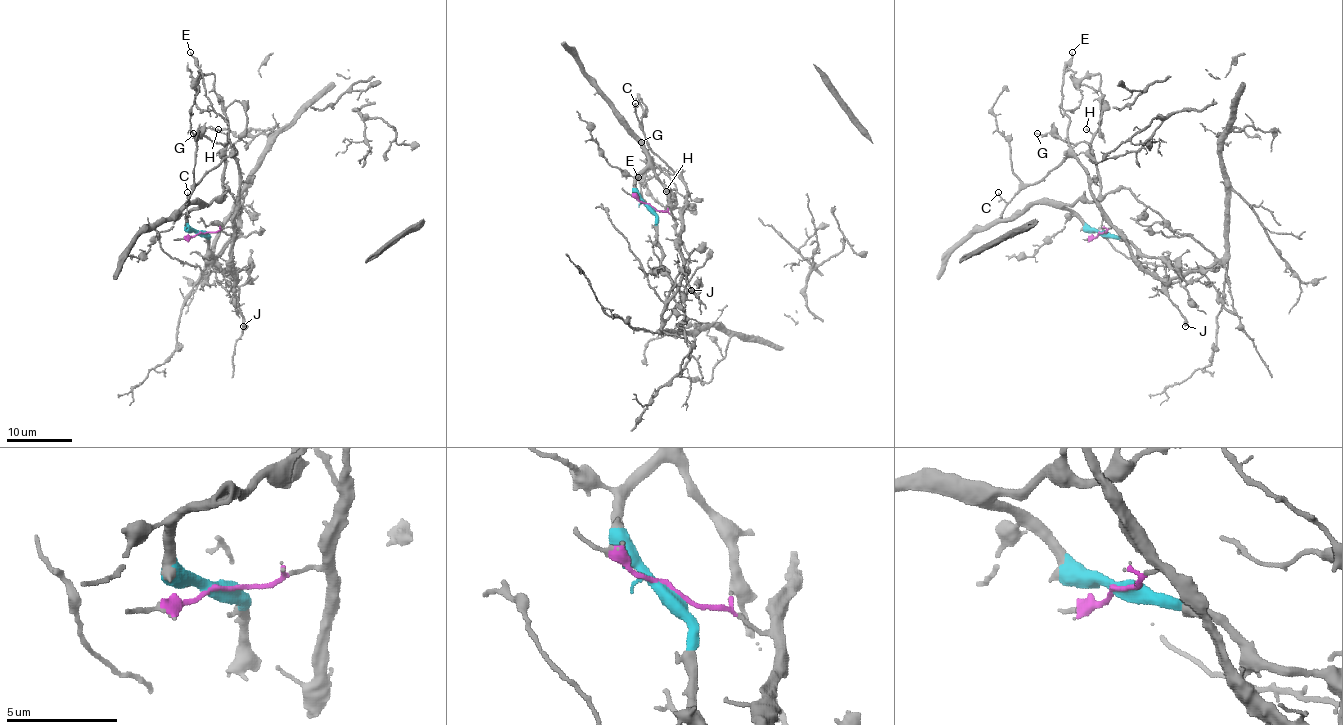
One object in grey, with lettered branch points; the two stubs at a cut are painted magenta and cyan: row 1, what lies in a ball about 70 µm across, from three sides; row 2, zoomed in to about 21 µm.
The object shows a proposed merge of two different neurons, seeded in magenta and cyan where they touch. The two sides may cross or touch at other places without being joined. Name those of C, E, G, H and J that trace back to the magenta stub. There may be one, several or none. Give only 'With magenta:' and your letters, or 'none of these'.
With magenta: C, E, J

